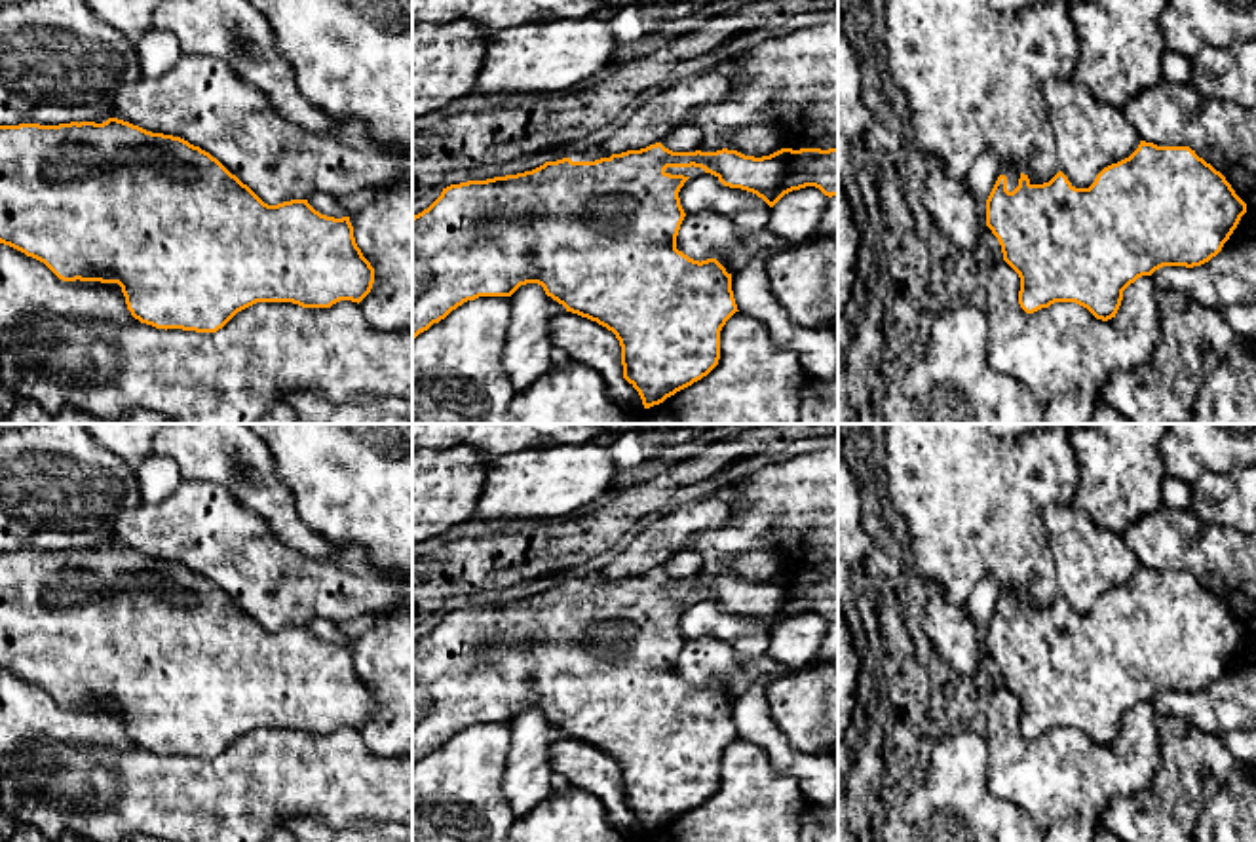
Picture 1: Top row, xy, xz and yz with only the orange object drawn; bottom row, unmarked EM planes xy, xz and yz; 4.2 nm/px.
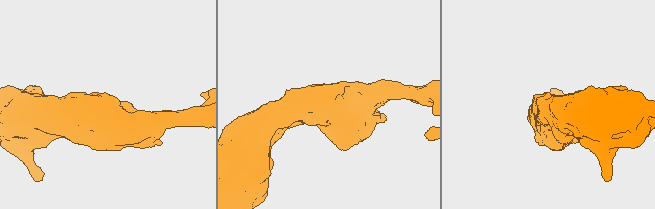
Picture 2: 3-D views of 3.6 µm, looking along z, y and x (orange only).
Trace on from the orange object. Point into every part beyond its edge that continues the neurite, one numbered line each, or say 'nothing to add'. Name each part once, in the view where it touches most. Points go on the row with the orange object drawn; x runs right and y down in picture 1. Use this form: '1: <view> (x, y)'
1: xz (688, 172)

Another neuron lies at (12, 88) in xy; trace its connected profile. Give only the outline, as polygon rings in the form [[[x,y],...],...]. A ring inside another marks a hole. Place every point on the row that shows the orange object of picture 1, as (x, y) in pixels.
[[[8,0],[0,6],[0,125],[59,125],[112,118],[114,91],[141,76],[135,44],[103,21],[86,0]]]

